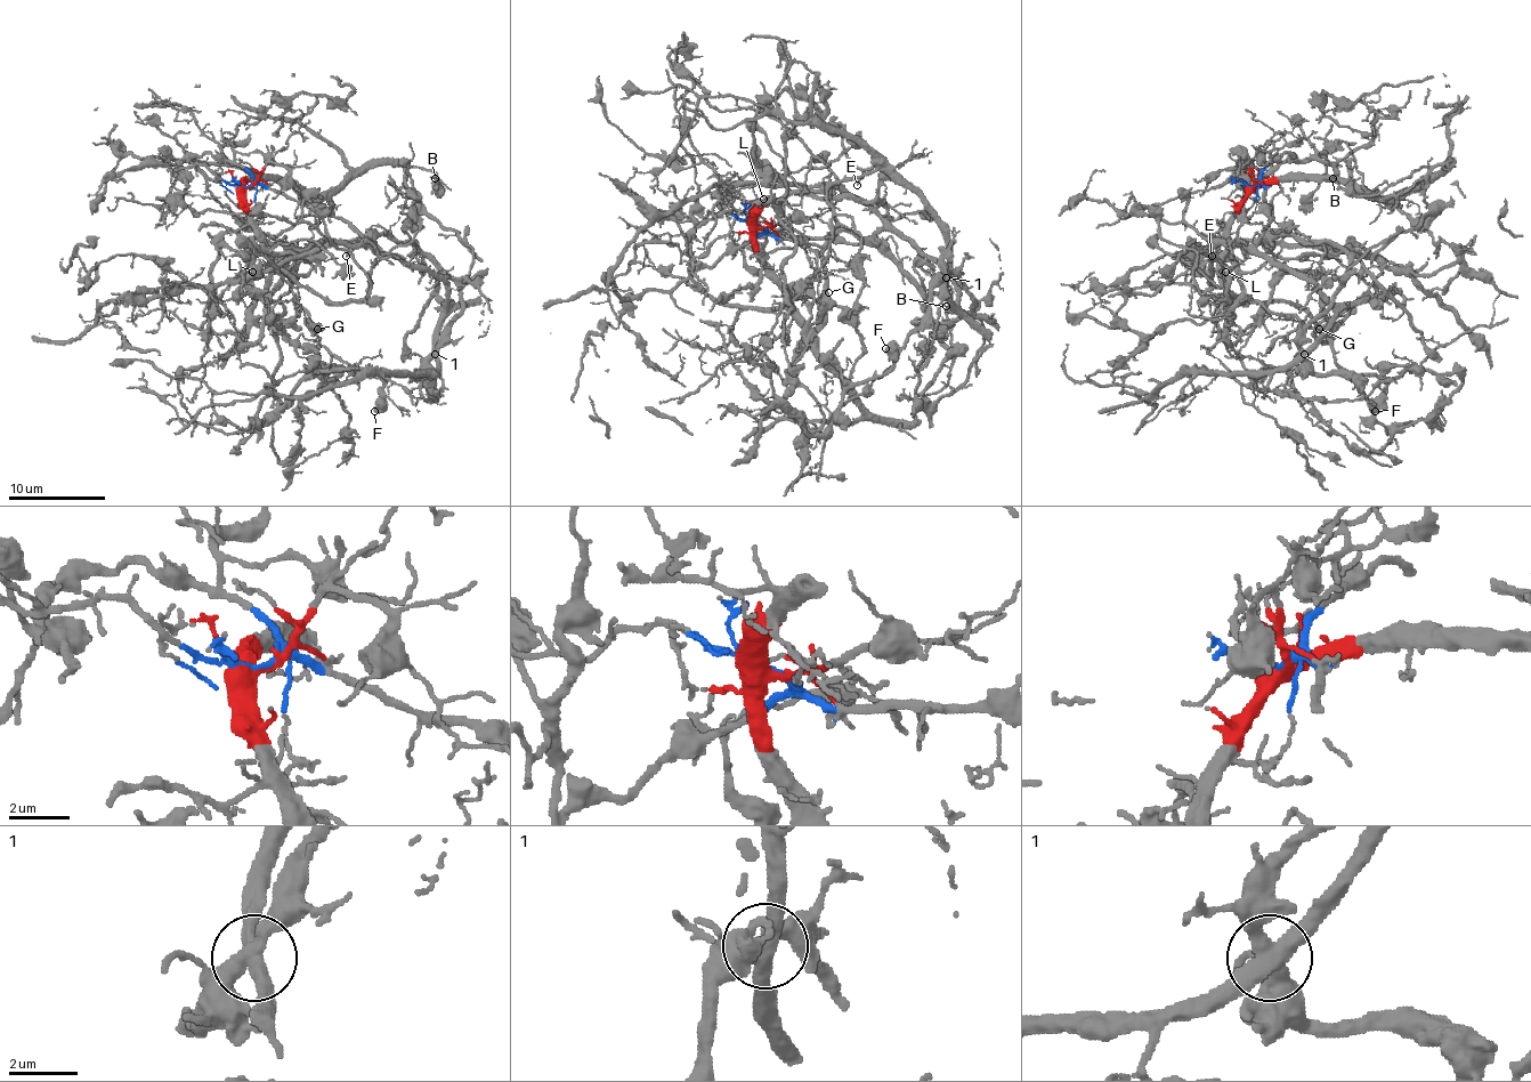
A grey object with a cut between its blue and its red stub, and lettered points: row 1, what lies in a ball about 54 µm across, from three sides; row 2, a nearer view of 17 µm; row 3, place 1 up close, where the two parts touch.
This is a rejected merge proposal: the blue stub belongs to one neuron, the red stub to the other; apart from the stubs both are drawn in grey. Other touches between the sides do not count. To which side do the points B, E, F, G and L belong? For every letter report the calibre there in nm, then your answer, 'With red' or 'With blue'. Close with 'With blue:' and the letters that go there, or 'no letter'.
B: Thickness 150 nm. With red
E: Thickness 150 nm. With red
F: Thickness 650 nm. With red
G: Thickness 550 nm. With red
L: Thickness 130 nm. With red
With blue: no letter

